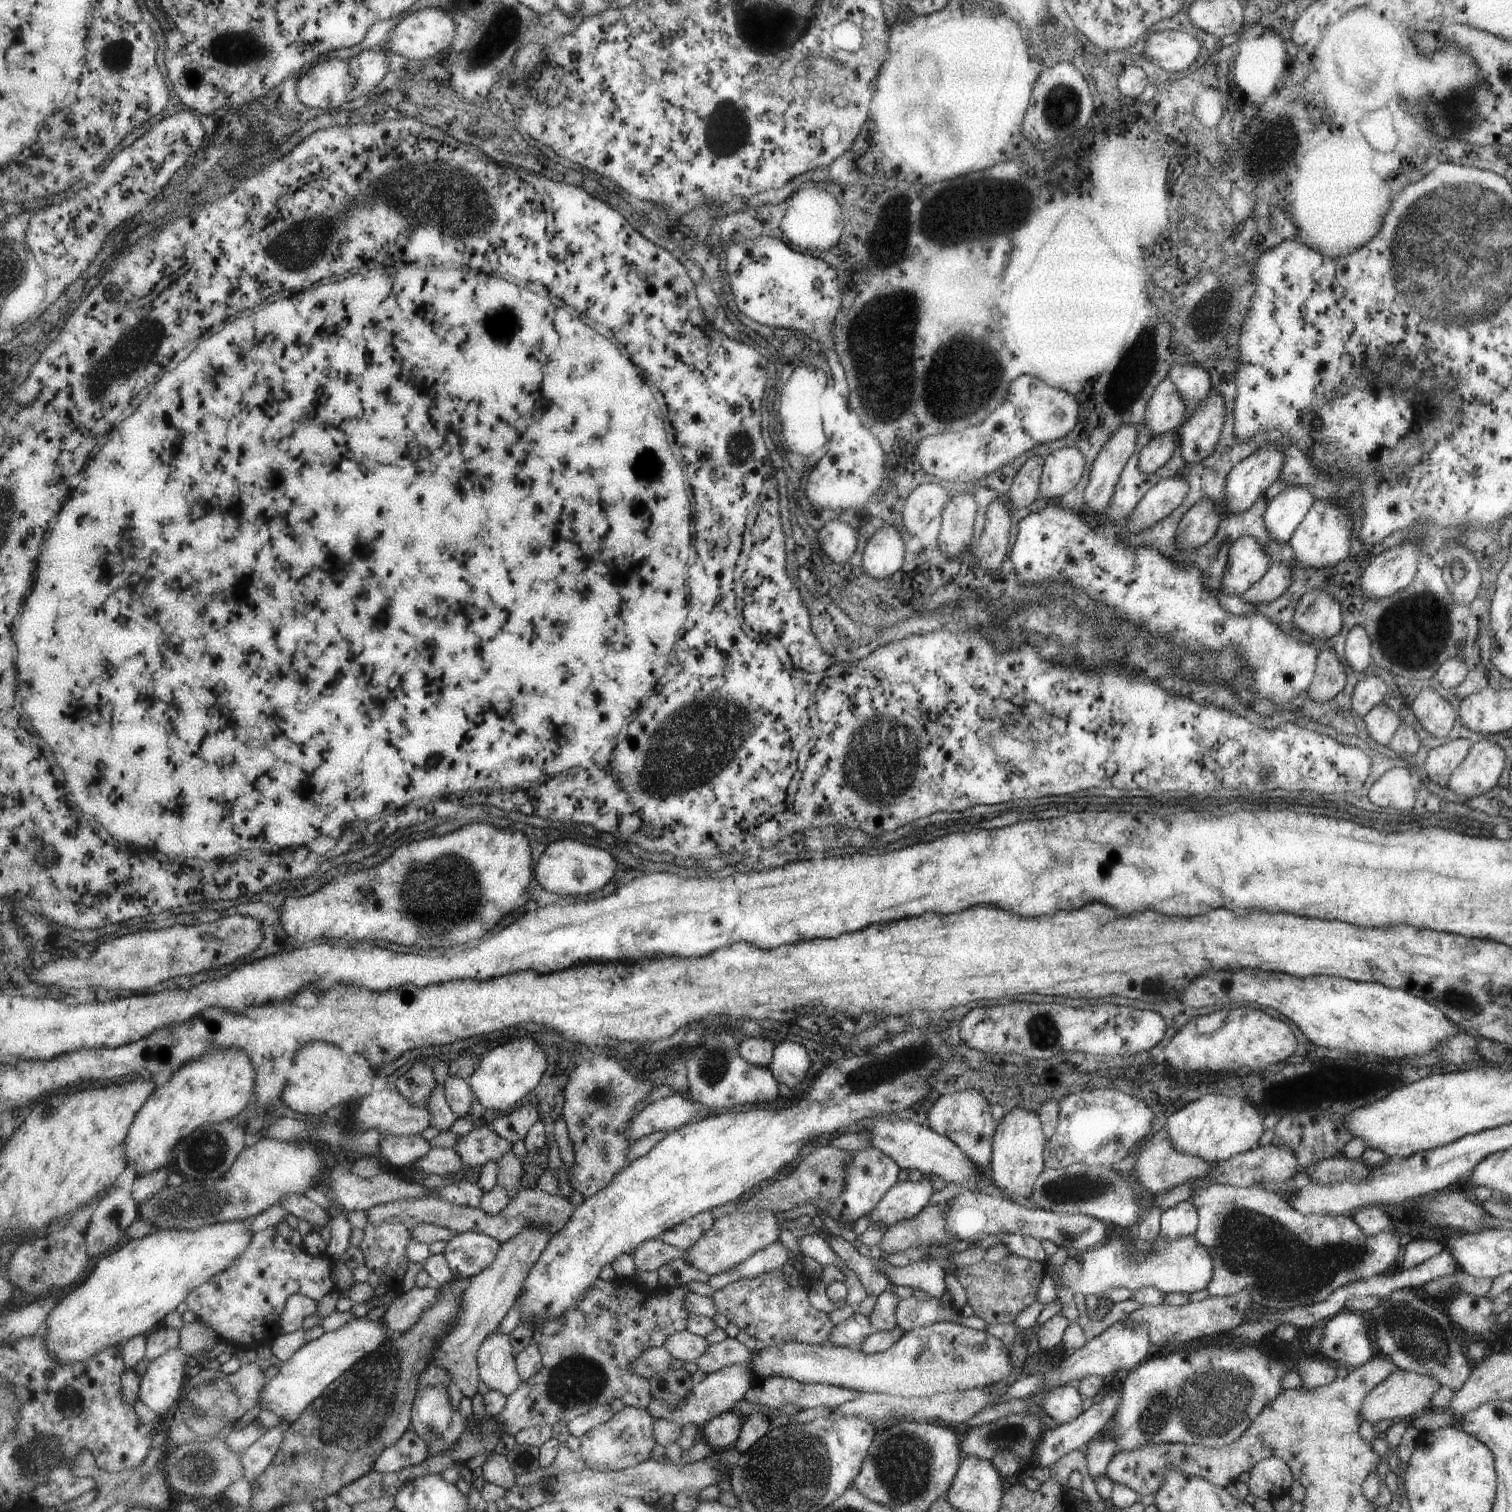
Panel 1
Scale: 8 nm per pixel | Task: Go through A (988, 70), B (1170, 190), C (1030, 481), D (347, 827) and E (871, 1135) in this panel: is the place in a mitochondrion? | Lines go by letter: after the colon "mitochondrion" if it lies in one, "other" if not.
A: other
B: other
C: other
D: other
E: other

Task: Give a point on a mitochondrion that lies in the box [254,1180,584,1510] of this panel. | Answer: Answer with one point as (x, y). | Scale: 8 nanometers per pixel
(354, 1417)

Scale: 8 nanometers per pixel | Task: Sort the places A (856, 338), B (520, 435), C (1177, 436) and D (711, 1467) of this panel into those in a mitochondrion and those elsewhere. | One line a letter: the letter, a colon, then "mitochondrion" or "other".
A: mitochondrion
B: other
C: other
D: other

